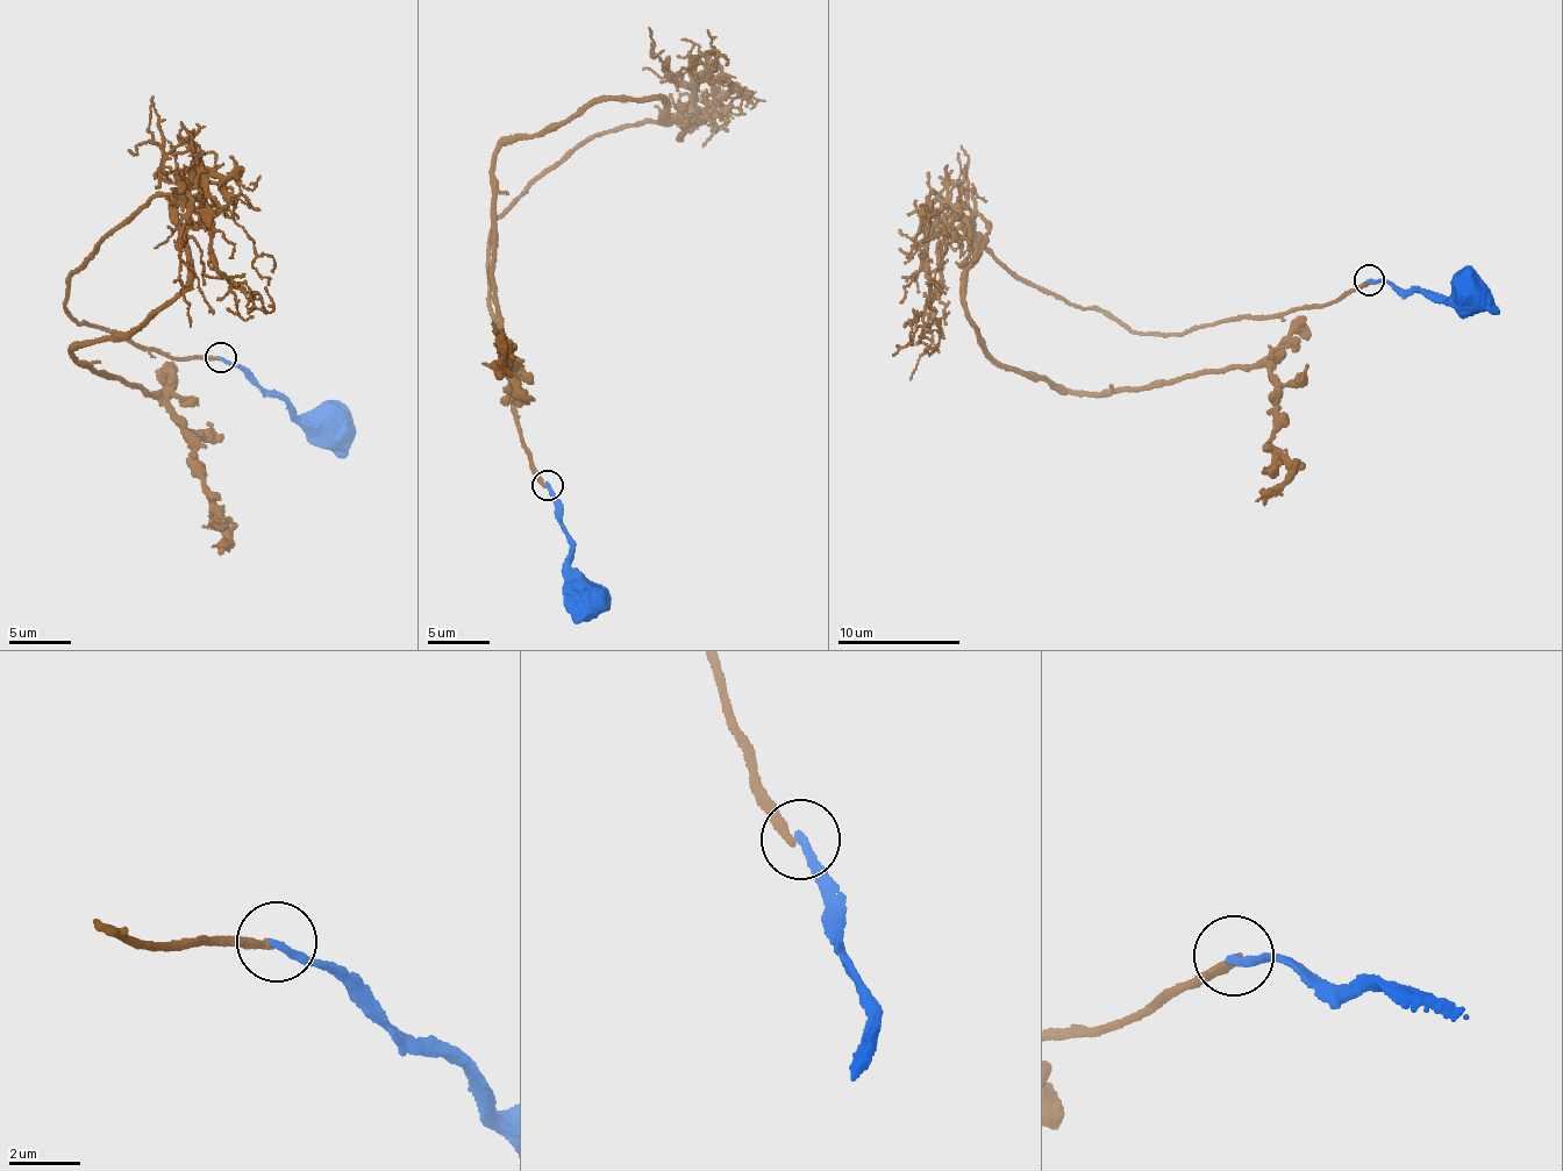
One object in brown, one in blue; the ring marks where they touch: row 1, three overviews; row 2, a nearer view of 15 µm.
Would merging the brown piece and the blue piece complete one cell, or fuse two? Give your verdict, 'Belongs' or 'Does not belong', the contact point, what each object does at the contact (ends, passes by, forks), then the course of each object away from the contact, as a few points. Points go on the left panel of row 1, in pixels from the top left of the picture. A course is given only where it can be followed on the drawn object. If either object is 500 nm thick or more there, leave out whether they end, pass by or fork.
Does not belong. Place: (220, 357). At the ring brown ends. At the ring blue ends. Course of brown: (220, 357), (65, 314), (72, 276), (161, 197), (186, 279), (71, 356), (185, 436), (232, 540), (212, 545). Course of blue: (220, 357), (282, 400), (292, 413), (327, 429)

